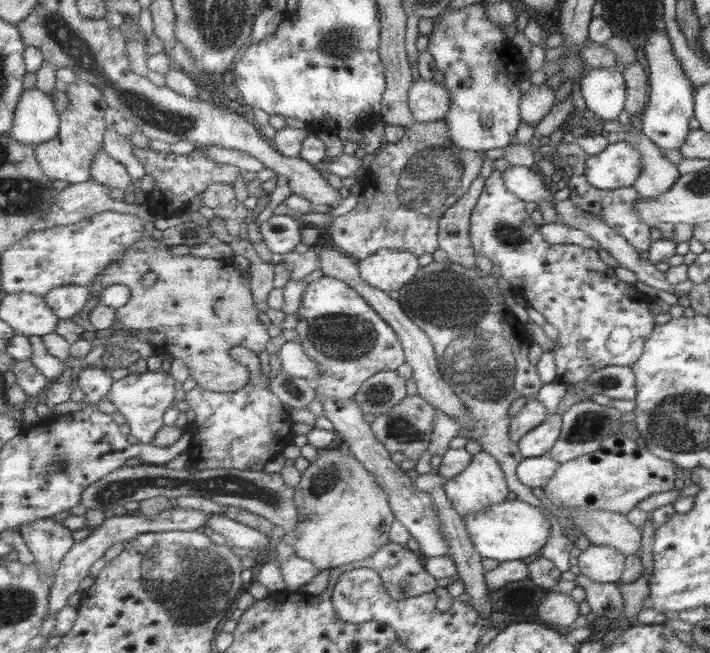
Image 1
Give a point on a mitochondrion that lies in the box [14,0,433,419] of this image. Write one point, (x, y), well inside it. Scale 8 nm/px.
(78, 48)

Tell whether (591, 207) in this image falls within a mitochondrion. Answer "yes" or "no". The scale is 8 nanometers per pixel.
no

